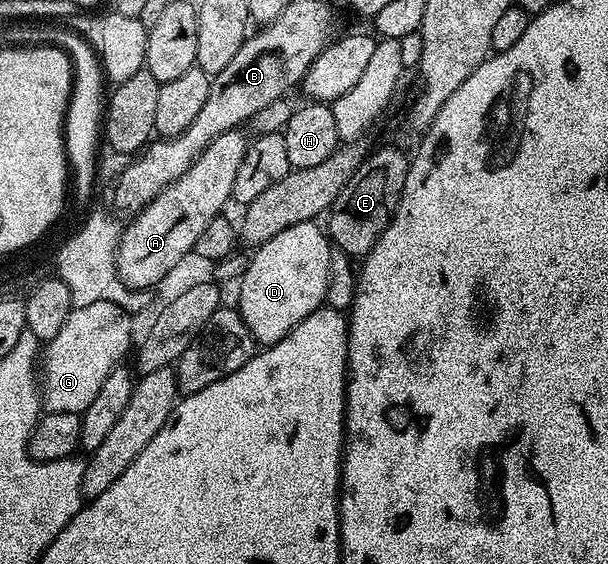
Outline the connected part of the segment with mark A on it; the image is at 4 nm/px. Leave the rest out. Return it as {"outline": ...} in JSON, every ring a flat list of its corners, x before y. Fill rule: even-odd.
{"outline":[[236,128,226,130,224,134,217,136,199,153,195,163,181,177,169,183,144,210,140,210,128,221,131,223,120,233,119,250,115,253,119,278,128,291,150,291,155,288,162,277,172,271,186,253,194,251,197,240,201,240,205,228,209,228,211,221,224,213,223,205,232,201,233,180,237,180,237,171,241,168,241,162,245,160,245,152,249,145,248,135,243,135,243,132,242,129]]}

